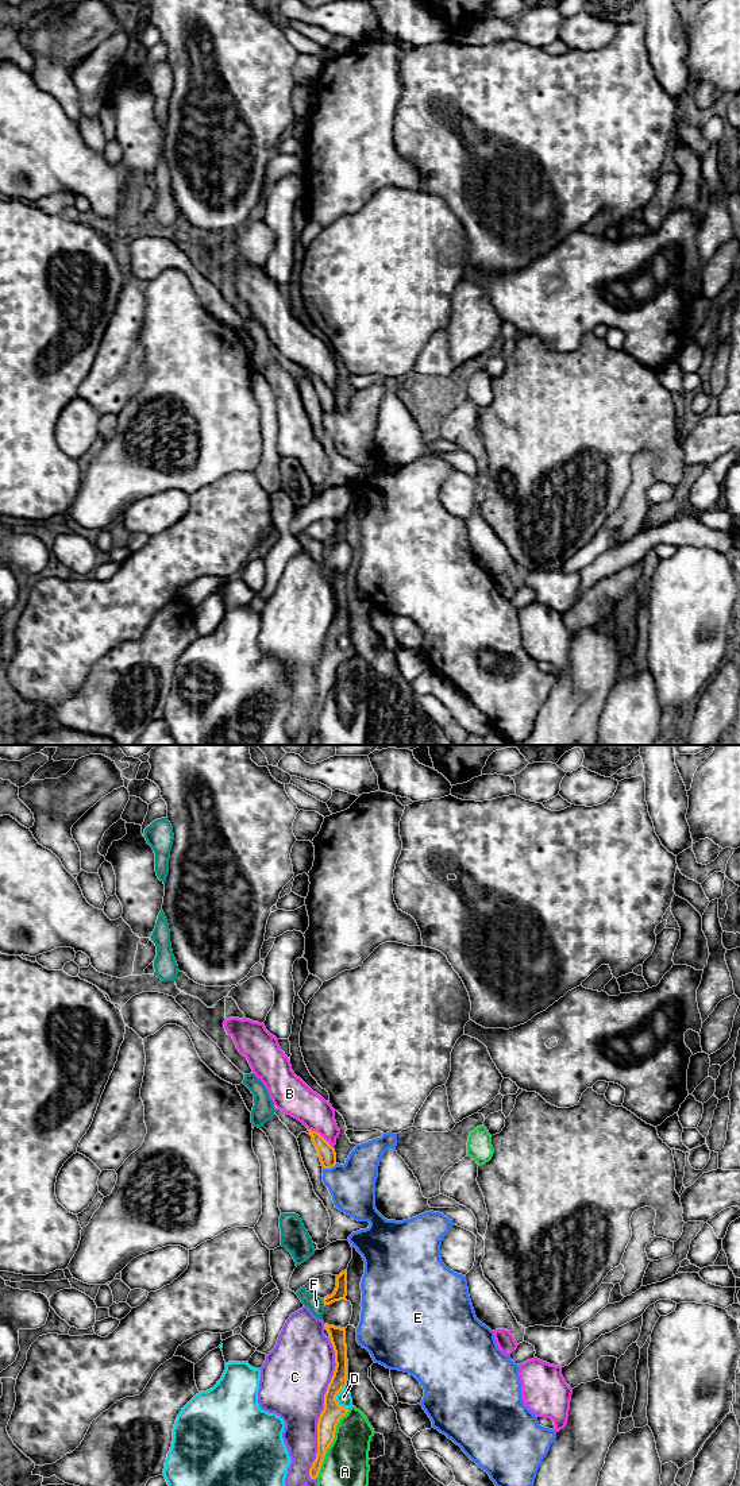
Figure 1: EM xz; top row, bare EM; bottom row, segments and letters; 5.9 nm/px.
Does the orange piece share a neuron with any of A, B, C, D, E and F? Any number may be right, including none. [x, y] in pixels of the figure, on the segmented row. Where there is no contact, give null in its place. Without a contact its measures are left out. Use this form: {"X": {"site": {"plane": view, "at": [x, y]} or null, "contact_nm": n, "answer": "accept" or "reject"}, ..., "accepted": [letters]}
{"A": {"site": {"plane": "xz", "at": [331, 1443]}, "contact_nm": 460, "answer": "reject"}, "B": {"site": {"plane": "xz", "at": [320, 1135]}, "contact_nm": 190, "answer": "reject"}, "C": {"site": {"plane": "xz", "at": [322, 1412]}, "contact_nm": 800, "answer": "reject"}, "D": {"site": {"plane": "xz", "at": [335, 1400]}, "contact_nm": 140, "answer": "reject"}, "E": {"site": {"plane": "xz", "at": [330, 1168]}, "contact_nm": 90, "answer": "reject"}, "F": {"site": {"plane": "xz", "at": [323, 1301]}, "contact_nm": 50, "answer": "reject"}, "accepted": []}

